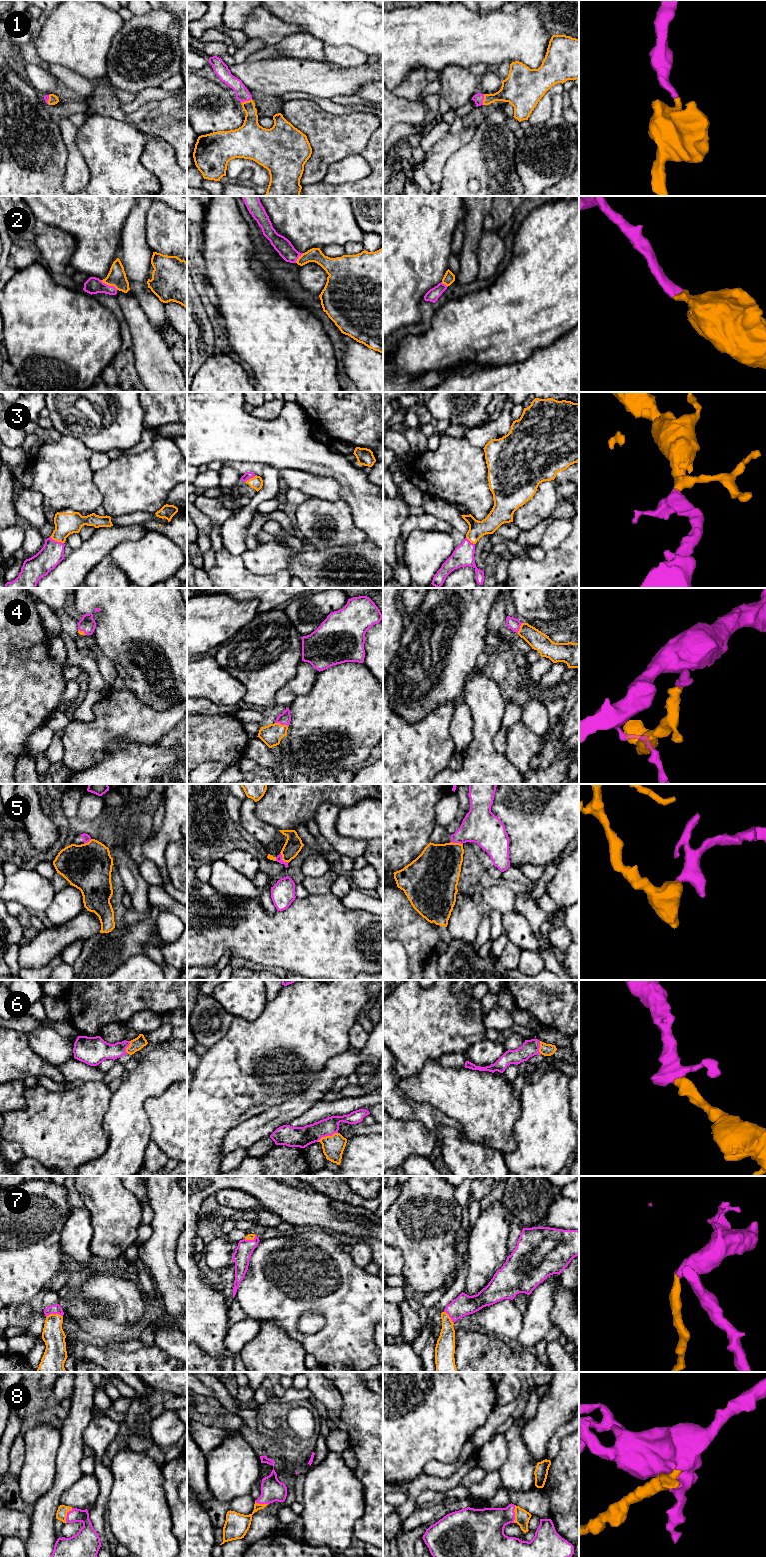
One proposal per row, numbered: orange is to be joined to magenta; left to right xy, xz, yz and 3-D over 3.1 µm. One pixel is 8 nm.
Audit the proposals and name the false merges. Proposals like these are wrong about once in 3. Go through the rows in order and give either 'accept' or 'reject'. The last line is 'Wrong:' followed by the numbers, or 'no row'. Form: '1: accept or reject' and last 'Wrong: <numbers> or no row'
1: accept
2: accept
3: accept
4: accept
5: reject
6: accept
7: accept
8: accept
Wrong: 5

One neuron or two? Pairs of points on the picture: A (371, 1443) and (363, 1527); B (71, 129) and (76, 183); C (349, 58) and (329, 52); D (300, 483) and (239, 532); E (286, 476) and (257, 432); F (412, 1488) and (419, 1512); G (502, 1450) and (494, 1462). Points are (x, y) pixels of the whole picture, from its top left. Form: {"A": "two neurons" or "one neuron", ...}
{"A": "one neuron", "B": "one neuron", "C": "one neuron", "D": "two neurons", "E": "two neurons", "F": "two neurons", "G": "one neuron"}

